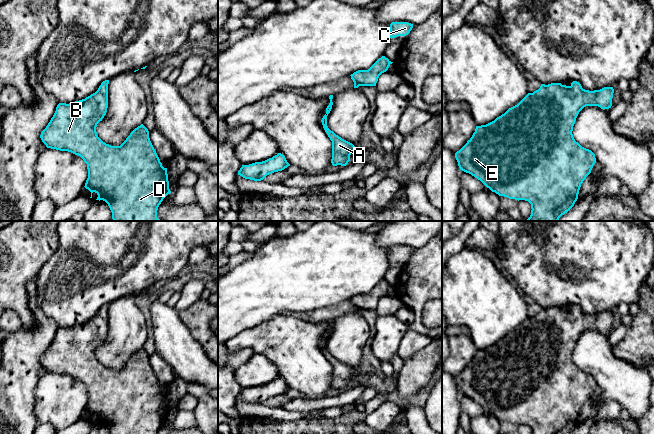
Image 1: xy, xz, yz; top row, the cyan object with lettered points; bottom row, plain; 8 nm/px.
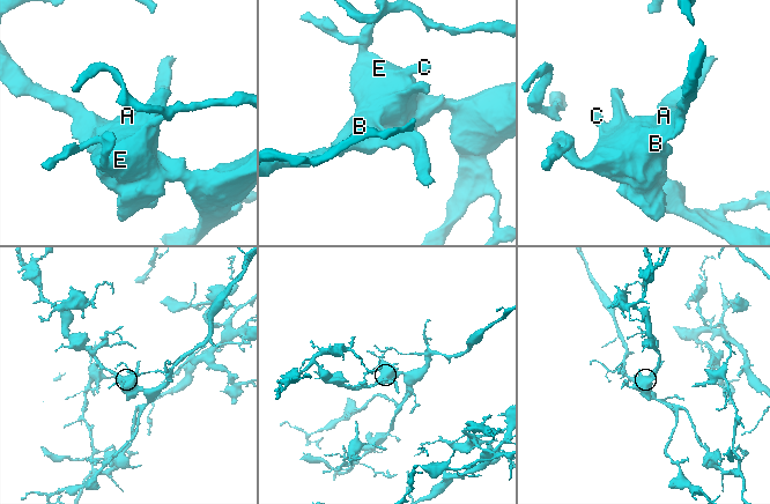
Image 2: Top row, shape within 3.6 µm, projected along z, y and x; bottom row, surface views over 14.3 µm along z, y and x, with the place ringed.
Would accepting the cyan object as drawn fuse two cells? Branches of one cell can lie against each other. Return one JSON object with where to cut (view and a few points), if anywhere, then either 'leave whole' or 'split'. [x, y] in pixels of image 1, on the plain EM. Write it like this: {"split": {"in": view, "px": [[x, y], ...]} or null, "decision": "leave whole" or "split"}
{"split": null, "decision": "leave whole"}

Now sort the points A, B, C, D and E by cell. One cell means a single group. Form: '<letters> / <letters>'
A B C D E

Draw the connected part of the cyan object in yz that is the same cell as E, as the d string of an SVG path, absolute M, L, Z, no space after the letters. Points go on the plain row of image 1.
M573 305L570 310L562 309L561 307L551 307L548 309L541 308L538 314L533 317L528 317L517 329L509 332L504 338L497 341L494 345L486 349L476 350L472 361L459 375L455 377L458 390L460 394L471 398L499 420L504 420L518 425L528 425L531 428L532 434L570 434L578 423L581 408L591 397L591 394L596 387L595 378L575 365L572 358L573 350L579 336L586 330L598 330L603 334L611 332L613 317L613 311L604 311L600 314L594 315L585 314L577 305Z

